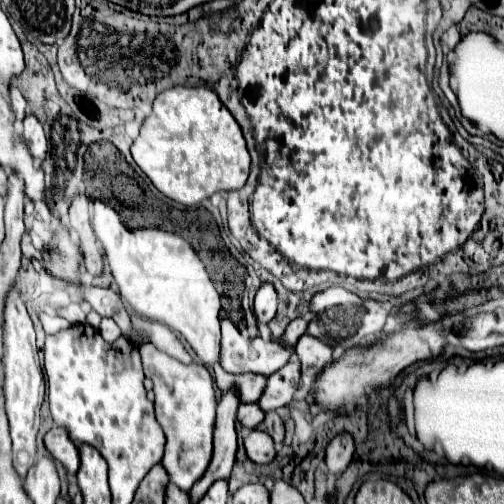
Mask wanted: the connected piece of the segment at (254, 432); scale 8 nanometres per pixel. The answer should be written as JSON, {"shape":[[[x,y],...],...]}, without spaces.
{"shape":[[[250,429],[248,435],[244,437],[244,447],[246,447],[246,455],[250,461],[254,463],[270,463],[276,457],[276,449],[274,449],[274,441],[266,431],[260,429]]]}

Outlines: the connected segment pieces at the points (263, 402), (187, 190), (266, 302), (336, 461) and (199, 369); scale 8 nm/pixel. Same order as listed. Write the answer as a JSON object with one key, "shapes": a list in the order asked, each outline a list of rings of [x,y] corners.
{"shapes":[[[[290,361],[280,371],[272,373],[268,377],[264,395],[258,401],[262,411],[270,411],[270,409],[278,409],[278,407],[288,405],[292,401],[296,389],[298,389],[300,375],[302,375],[300,373],[300,361]]],[[[208,87],[162,91],[132,145],[132,157],[160,193],[186,207],[198,205],[220,189],[240,189],[248,179],[250,167],[250,153],[240,125]]],[[[264,283],[254,299],[254,313],[258,323],[268,323],[276,315],[276,291],[270,283]]],[[[340,433],[336,435],[328,449],[326,449],[326,465],[328,465],[328,471],[332,475],[342,475],[346,471],[346,467],[350,465],[352,457],[354,457],[354,451],[356,451],[356,445],[354,445],[354,437],[350,433]]],[[[140,345],[142,365],[146,377],[154,381],[156,393],[156,419],[166,433],[166,451],[162,463],[170,473],[174,485],[182,491],[190,491],[196,481],[204,477],[212,459],[212,433],[216,417],[216,381],[208,367],[200,363],[184,365],[178,359],[166,355],[156,345]]]]}

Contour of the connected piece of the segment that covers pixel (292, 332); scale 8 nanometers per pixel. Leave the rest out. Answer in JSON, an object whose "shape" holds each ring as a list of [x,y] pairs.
{"shape":[[[298,317],[298,319],[294,319],[288,327],[286,327],[286,343],[288,345],[294,345],[304,333],[306,333],[306,329],[308,329],[308,321],[306,319],[302,319],[302,317]]]}

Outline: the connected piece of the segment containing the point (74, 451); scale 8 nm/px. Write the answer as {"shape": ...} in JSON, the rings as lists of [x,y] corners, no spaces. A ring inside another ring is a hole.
{"shape":[[[52,427],[46,437],[46,449],[50,451],[50,455],[58,461],[62,461],[62,465],[68,469],[70,475],[76,475],[80,469],[80,451],[76,447],[76,443],[70,439],[70,433],[66,427]]]}

